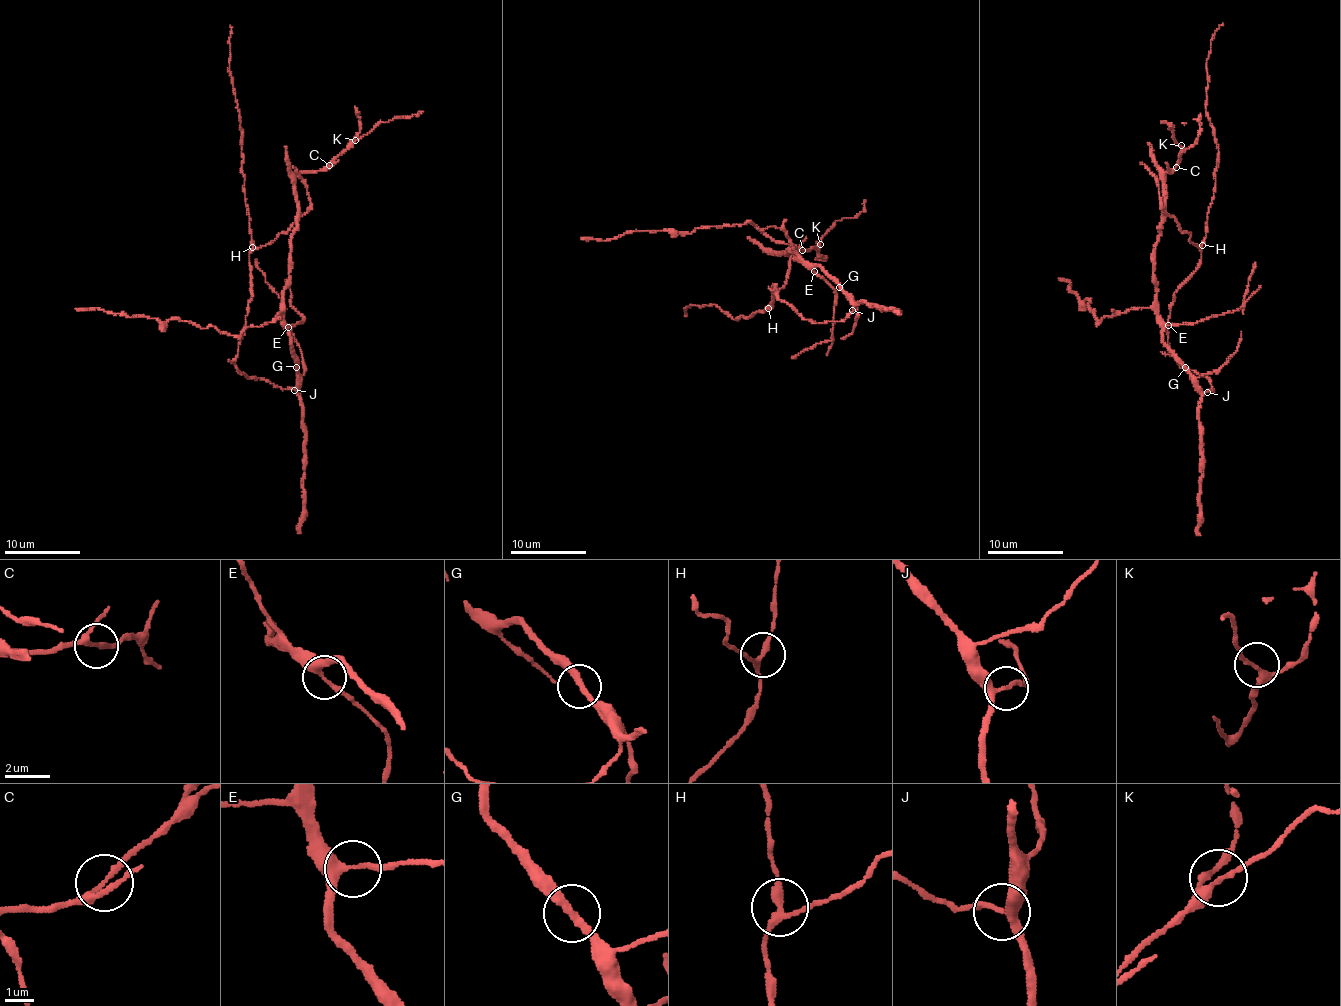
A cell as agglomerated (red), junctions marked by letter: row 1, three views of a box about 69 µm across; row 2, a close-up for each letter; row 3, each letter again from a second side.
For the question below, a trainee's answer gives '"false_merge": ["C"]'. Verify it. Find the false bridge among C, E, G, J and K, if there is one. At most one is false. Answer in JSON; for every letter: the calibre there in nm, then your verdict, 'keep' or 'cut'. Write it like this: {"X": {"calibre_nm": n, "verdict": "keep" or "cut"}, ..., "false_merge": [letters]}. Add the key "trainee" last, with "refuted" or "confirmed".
{"C": {"calibre_nm": 180, "verdict": "keep"}, "E": {"calibre_nm": 240, "verdict": "keep"}, "G": {"calibre_nm": 280, "verdict": "keep"}, "J": {"calibre_nm": 180, "verdict": "keep"}, "K": {"calibre_nm": 190, "verdict": "keep"}, "false_merge": [], "trainee": "refuted"}

